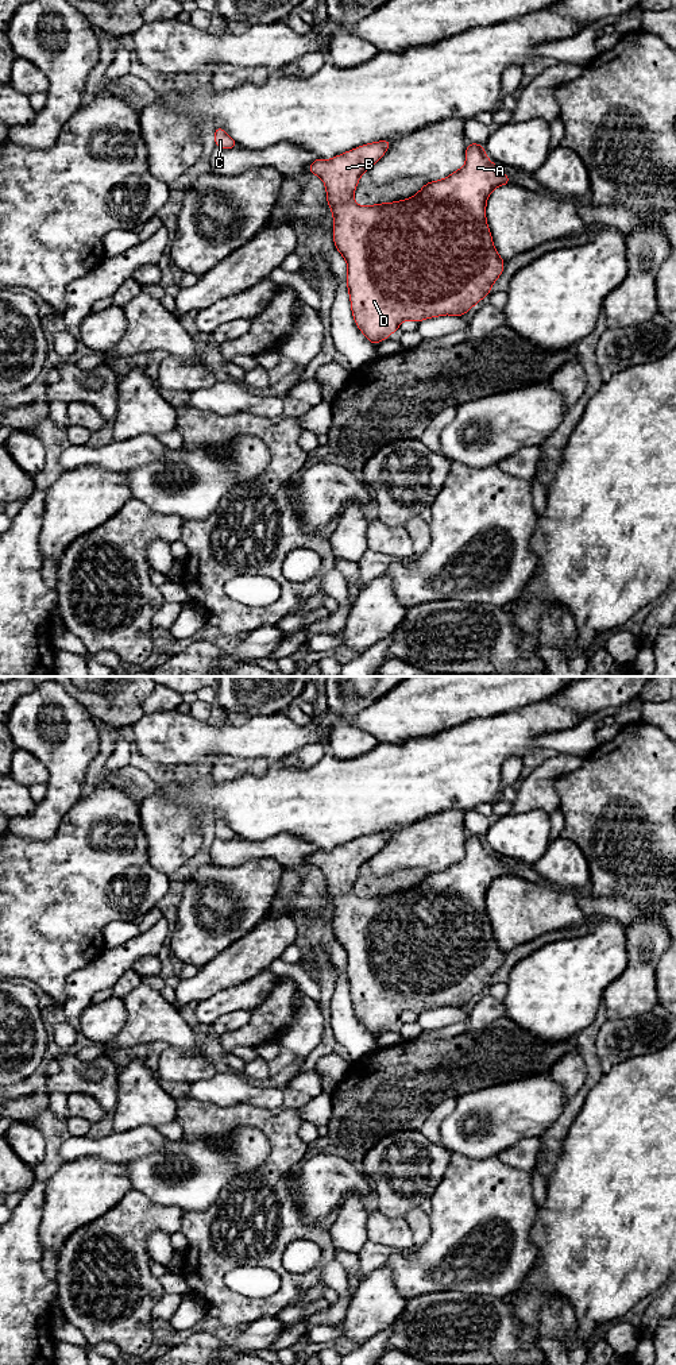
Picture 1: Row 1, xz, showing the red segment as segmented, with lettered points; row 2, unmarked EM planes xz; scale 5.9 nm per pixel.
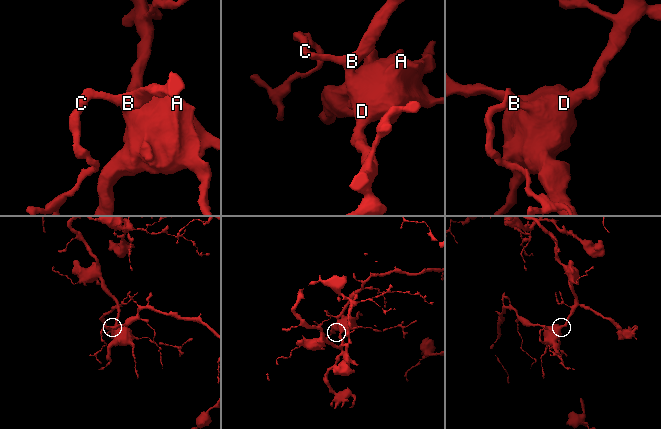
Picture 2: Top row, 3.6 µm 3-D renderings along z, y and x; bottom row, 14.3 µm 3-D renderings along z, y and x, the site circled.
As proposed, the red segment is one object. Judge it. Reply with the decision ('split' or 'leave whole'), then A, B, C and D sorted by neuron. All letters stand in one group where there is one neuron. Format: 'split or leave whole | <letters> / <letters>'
leave whole | A B C D

